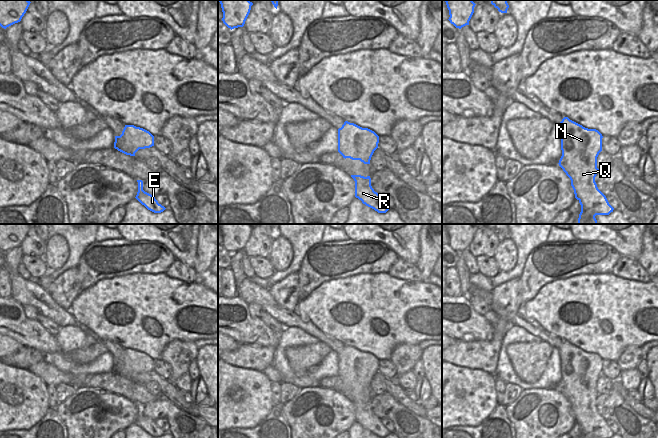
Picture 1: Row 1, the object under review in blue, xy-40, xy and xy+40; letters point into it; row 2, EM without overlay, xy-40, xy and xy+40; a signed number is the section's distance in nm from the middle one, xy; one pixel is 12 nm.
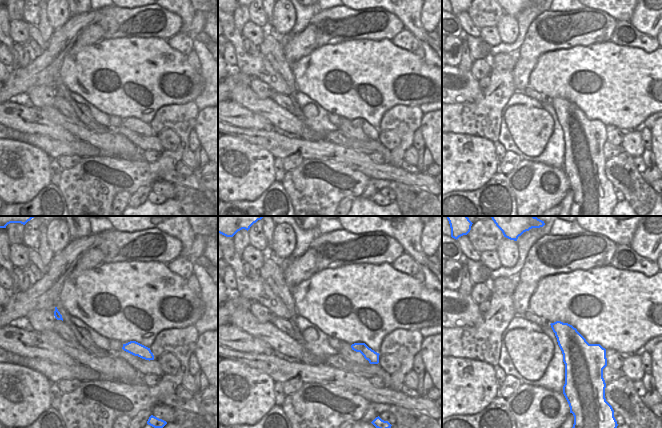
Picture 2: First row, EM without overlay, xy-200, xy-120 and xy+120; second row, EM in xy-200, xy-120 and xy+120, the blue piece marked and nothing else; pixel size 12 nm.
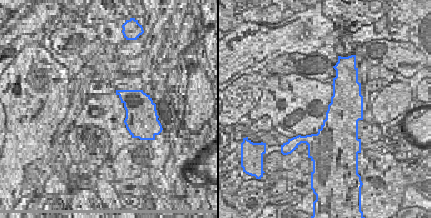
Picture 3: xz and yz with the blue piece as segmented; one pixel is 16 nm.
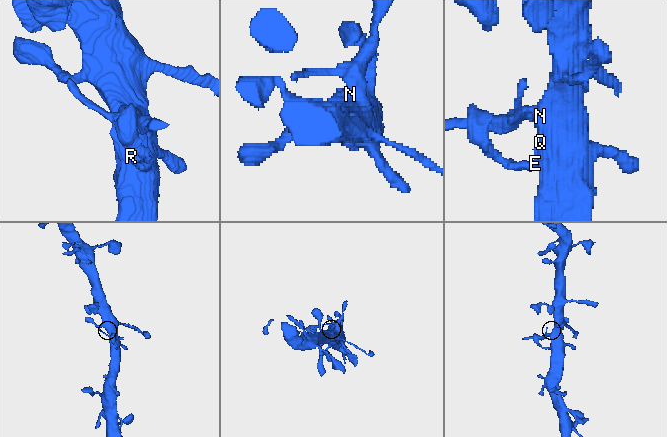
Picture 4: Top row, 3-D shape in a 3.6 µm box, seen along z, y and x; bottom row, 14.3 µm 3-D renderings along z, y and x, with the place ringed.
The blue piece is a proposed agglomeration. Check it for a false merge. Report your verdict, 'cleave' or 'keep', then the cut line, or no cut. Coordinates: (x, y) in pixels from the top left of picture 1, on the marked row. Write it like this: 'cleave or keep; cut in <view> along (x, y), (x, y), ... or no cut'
keep; no cut

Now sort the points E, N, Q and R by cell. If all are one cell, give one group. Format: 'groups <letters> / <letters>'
groups E N Q R

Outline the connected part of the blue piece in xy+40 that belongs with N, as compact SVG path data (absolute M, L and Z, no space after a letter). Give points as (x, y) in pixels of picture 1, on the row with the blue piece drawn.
M564 117L558 126L561 134L562 150L562 156L558 164L570 178L575 198L581 205L578 224L598 224L596 215L609 215L614 210L595 182L595 177L599 172L597 157L602 151L603 136L598 130L585 128L568 117Z

